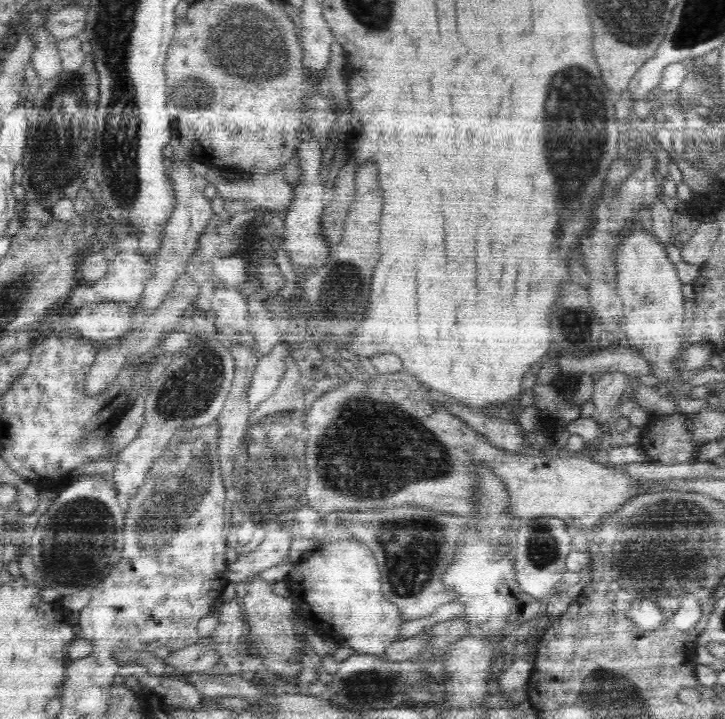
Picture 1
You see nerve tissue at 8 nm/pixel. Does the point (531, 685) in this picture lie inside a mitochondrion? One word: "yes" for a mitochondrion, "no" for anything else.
no

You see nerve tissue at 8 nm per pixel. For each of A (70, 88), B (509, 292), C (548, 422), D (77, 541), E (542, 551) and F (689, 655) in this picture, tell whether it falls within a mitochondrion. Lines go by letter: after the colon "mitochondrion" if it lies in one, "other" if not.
A: mitochondrion
B: other
C: other
D: mitochondrion
E: mitochondrion
F: other

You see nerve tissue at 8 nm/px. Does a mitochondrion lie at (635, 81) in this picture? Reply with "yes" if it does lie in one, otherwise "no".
no

